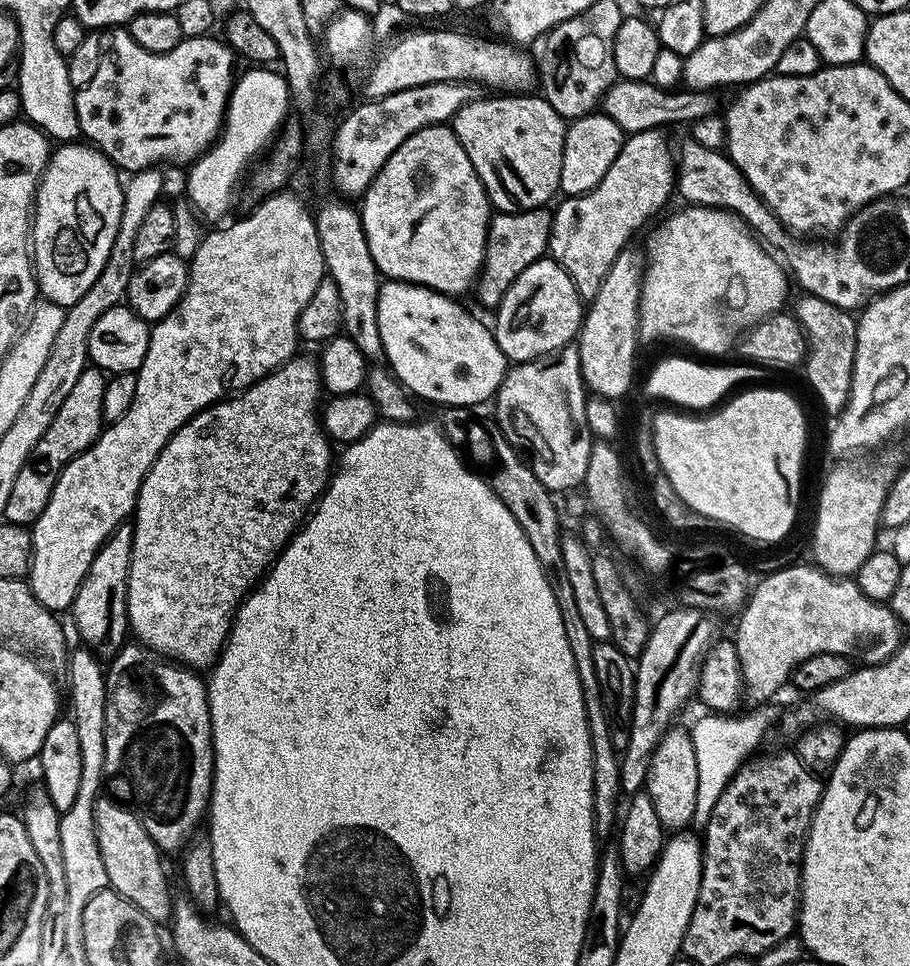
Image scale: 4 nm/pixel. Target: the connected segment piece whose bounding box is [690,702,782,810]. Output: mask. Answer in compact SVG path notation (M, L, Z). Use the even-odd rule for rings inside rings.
M768 702L763 706L753 707L751 710L753 712L746 713L741 720L732 720L736 718L728 714L704 714L704 717L690 728L698 762L697 798L705 809L710 810L715 806L722 790L726 790L732 777L740 771L745 761L757 751L755 748L759 746L764 735L767 734L768 728L781 723L782 711L780 712L776 702Z

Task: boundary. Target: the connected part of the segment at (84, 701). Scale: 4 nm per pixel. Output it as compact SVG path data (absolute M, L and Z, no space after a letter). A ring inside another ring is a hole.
M79 646L80 648L73 647L68 658L68 670L66 679L68 679L68 700L66 696L66 704L72 707L70 712L70 719L74 722L74 730L78 730L78 742L82 749L82 782L78 785L78 794L74 797L74 806L70 806L70 810L61 812L60 814L60 841L62 842L62 866L66 869L66 890L70 894L70 906L68 907L68 916L74 918L83 917L84 907L86 902L90 902L90 898L95 892L101 892L102 889L108 887L108 879L106 878L106 866L102 866L102 854L98 850L98 838L96 837L96 827L94 826L94 806L97 800L102 796L102 781L104 778L104 759L106 758L106 702L108 701L108 690L110 687L109 681L104 681L104 668L102 665L101 657L97 656L91 648L87 646Z

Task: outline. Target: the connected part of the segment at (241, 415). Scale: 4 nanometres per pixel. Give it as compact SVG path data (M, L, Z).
M297 354L291 360L287 360L281 368L261 378L258 383L249 384L239 394L201 410L172 435L170 442L166 442L162 454L158 454L154 466L150 466L140 487L140 493L136 496L136 511L132 524L134 546L128 575L128 627L131 635L145 648L193 670L208 670L216 663L216 657L228 641L228 633L232 631L232 619L235 618L240 603L264 579L273 562L280 557L280 551L288 545L296 529L304 523L314 505L323 496L324 489L328 487L328 481L333 475L333 445L324 435L322 416L318 411L321 404L320 365L313 357L311 360L308 356Z

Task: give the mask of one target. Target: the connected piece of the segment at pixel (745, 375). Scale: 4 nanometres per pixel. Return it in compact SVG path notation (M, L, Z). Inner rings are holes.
M672 356L669 360L660 360L653 366L644 388L653 396L651 397L653 401L669 400L672 403L669 405L679 406L684 410L708 410L719 405L733 390L741 386L755 385L759 381L756 379L759 378L761 369L757 365L751 362L739 363L728 364L725 368L711 368L710 365L699 364L696 360L683 360L680 356ZM676 404L681 404L681 406ZM711 404L716 405L711 406Z

